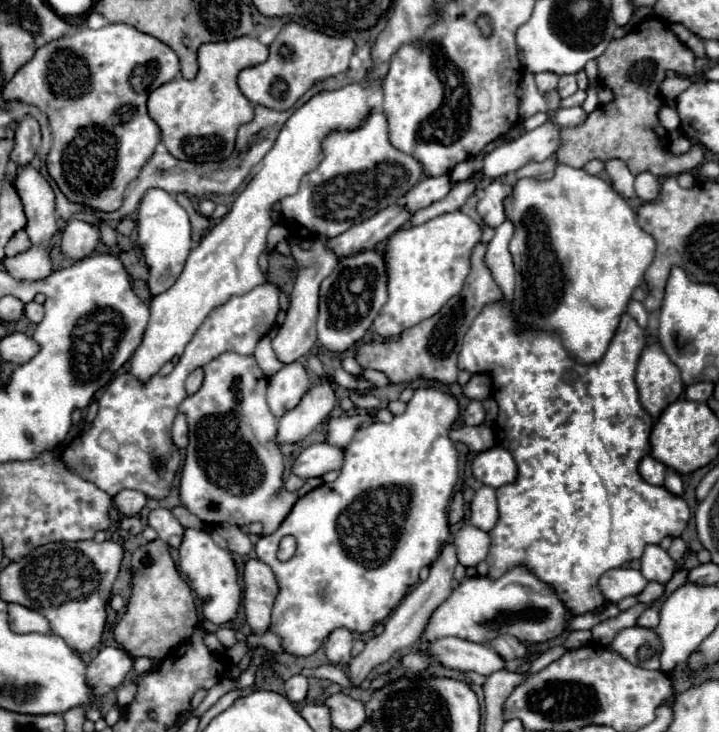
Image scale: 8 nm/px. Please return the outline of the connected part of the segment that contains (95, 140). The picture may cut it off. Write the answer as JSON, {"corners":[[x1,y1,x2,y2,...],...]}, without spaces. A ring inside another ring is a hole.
{"corners":[[89,15,83,19,83,23,81,24,67,23,65,37,55,39,55,41,39,47,35,51,35,55,5,85,3,97,5,97,5,101,17,99,17,101,23,101,23,103,37,105,39,109,43,105,43,111,49,115,49,123,51,123,51,131,53,131,53,145,51,145,51,151,49,151,49,157,47,157,47,171,55,179,55,183,59,185,59,189,67,195,67,199,69,201,75,201,75,203,83,203,83,205,87,205,91,209,99,209,99,211,117,211,121,207,123,191,125,191,127,183,139,175,141,167,153,155,153,151,155,151,155,147,159,143,159,137,161,137,159,135,159,127,155,125,155,121,147,113,147,97,149,97,149,93,153,89,161,87,167,81,173,81,179,75,179,59,177,59,175,51,169,45,165,45,163,41,159,41,159,39,147,35,147,33,137,31,133,25,127,25,127,23,109,23,109,25,101,27,101,29,91,29,89,23,87,23,87,19,89,19]]}

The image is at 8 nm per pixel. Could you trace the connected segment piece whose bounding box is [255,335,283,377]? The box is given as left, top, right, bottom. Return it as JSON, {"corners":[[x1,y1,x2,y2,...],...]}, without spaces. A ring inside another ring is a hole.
{"corners":[[267,335,257,343,255,359,257,359,259,367,263,369,263,373,267,373,267,377,275,375,275,373,283,367,283,363,275,357,275,353,273,353,273,349,271,349,271,339,269,339]]}

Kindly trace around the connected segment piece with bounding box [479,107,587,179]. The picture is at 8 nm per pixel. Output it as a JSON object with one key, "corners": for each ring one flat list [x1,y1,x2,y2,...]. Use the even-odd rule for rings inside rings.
{"corners":[[567,107,567,109,557,109,555,113,555,119,553,121,547,121,543,123,541,127,529,131,529,133,523,133,521,137,513,139,513,141,507,141,499,147,495,147,491,153,487,153,483,157,483,167,481,167,481,175,489,177,489,179,497,179,497,177,503,177,507,173,515,173,517,169,521,169,523,165,527,163,541,163,545,161,547,157,555,155,555,151,559,149,559,129,567,127,567,125,579,125,587,119,587,113,583,111,583,107]]}

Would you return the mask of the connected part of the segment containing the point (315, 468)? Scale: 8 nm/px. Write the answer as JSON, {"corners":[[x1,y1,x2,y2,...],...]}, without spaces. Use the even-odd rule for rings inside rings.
{"corners":[[317,443,305,447,293,461,291,473,309,479,309,477,321,477,327,471,339,471,343,463,343,449,333,447,329,443]]}

